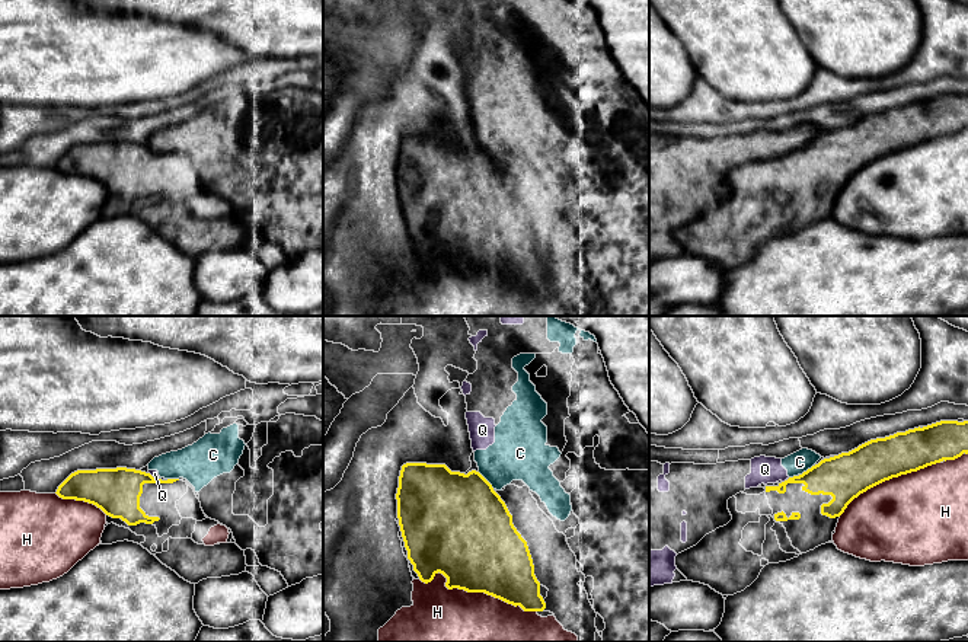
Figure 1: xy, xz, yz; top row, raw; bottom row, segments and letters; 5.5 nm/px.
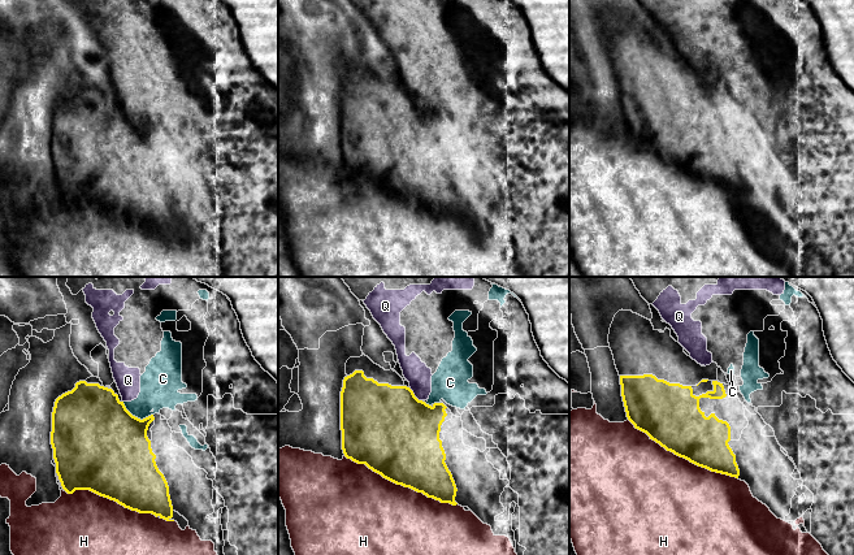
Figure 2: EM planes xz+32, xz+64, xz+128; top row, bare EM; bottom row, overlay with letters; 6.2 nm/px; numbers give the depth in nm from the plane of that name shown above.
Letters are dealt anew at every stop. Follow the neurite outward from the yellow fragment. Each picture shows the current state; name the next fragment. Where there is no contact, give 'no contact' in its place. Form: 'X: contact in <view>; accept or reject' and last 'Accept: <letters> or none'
C: contact in xz; reject
H: contact in xz; reject
Q: contact in yz; reject
Accept: none

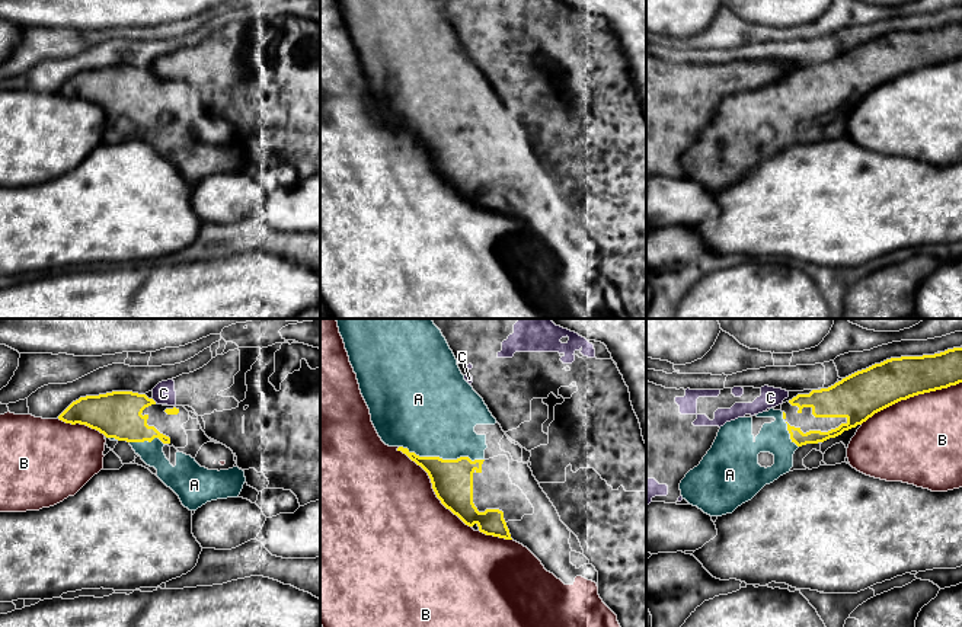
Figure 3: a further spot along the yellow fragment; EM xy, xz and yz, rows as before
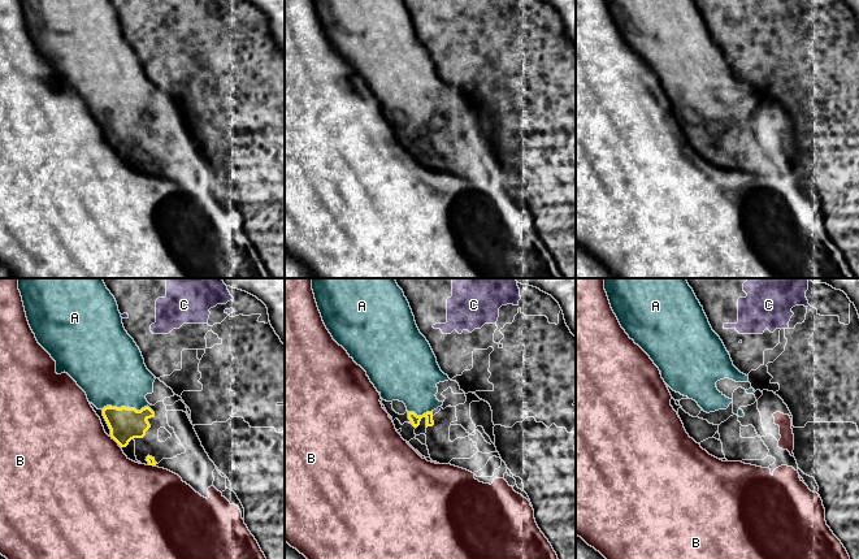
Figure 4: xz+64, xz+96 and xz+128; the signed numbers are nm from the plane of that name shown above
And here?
A: contact in xz; accept
B: contact in yz; reject
C: contact in xy; reject
Accept: A

